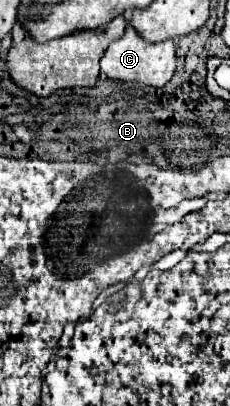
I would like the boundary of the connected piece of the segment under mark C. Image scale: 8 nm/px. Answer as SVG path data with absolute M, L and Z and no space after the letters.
M127 24L125 34L109 44L101 58L101 72L113 80L135 80L155 88L163 88L175 72L175 44L173 40L163 40L161 44L149 44L137 36L137 30Z

